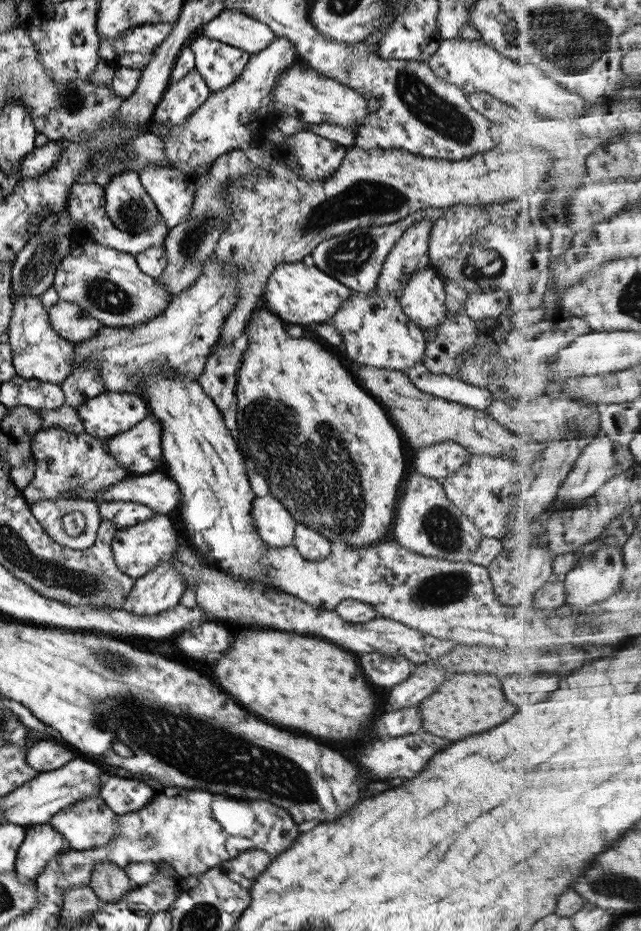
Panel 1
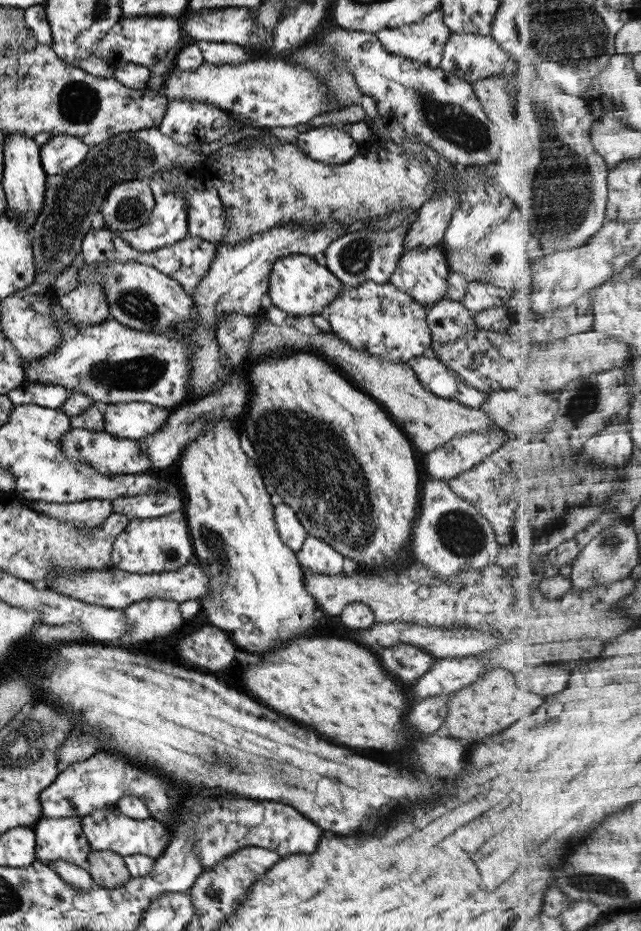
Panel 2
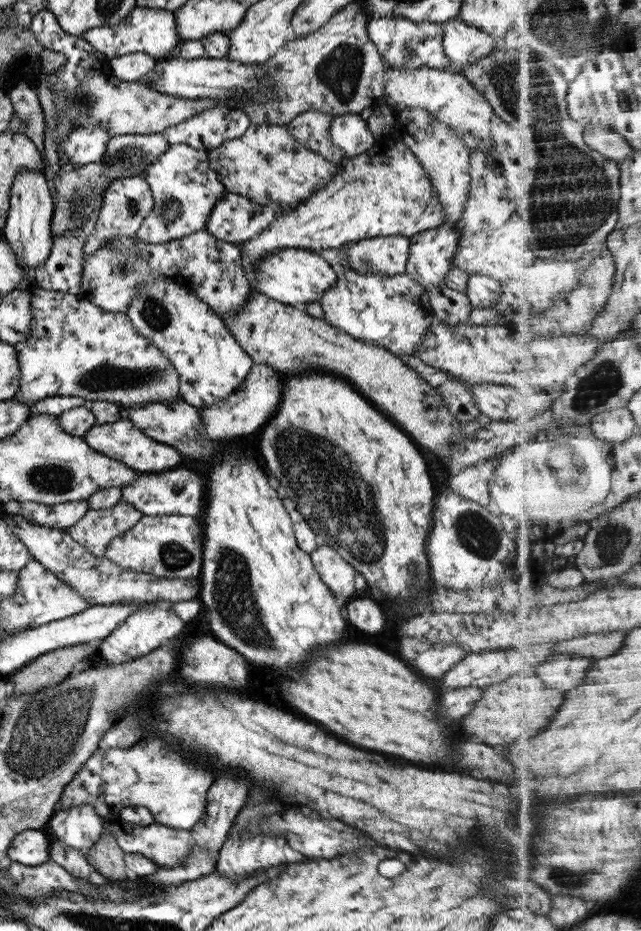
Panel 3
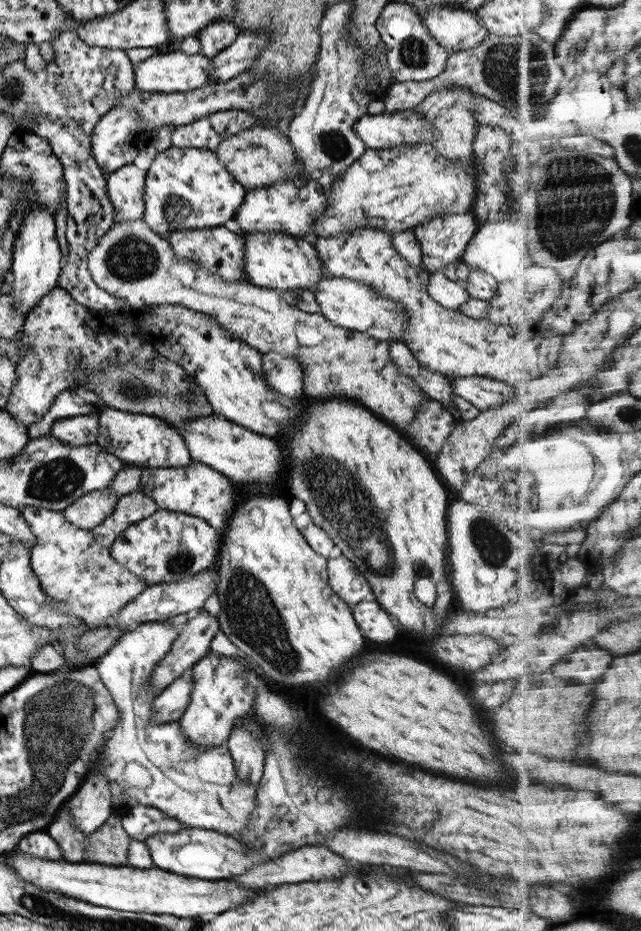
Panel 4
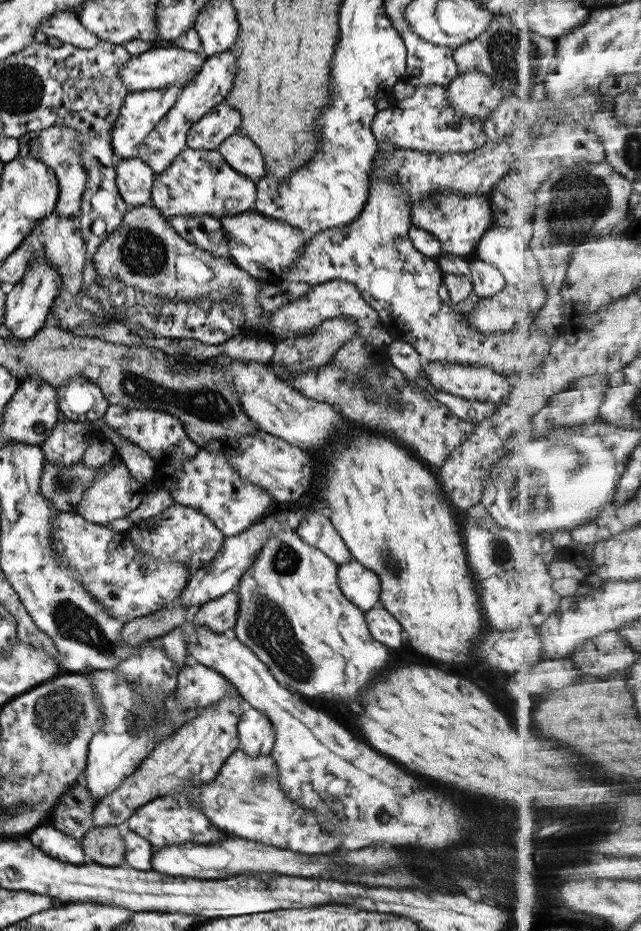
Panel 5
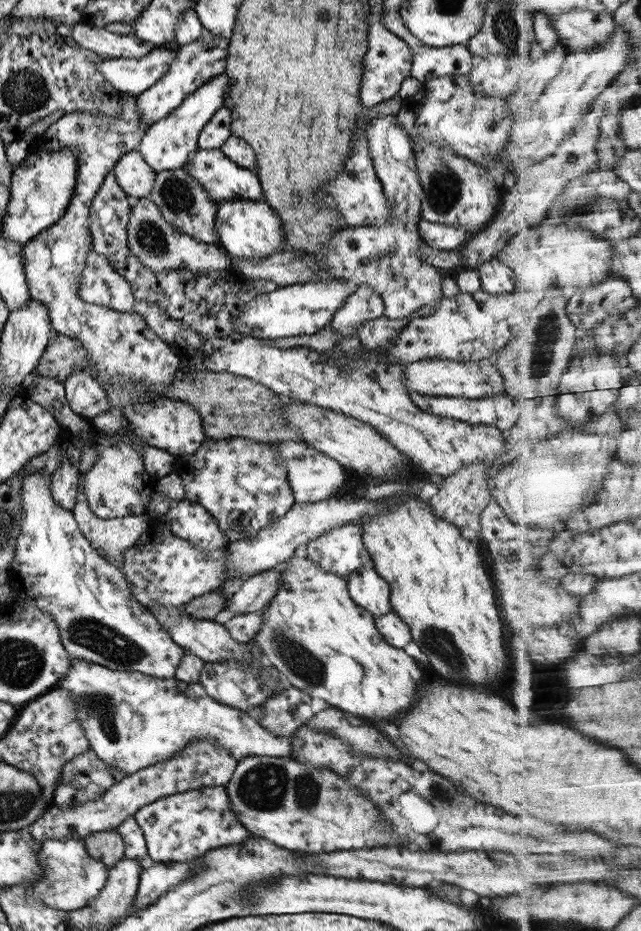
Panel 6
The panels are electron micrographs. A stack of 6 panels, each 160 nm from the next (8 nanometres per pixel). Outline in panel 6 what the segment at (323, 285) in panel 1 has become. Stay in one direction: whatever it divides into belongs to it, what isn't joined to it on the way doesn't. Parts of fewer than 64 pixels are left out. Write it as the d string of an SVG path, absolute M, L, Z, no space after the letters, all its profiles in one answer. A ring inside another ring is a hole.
M222 200L216 205L214 225L218 234L217 245L235 258L265 258L272 252L285 249L279 217L267 203L260 200Z

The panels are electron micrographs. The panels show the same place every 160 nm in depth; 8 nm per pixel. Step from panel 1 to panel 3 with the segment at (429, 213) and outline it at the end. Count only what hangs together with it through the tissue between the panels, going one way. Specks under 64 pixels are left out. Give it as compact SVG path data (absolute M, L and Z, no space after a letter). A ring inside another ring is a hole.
M401 235L373 237L348 243L344 253L356 273L381 272L390 277L404 272L409 243L408 237Z

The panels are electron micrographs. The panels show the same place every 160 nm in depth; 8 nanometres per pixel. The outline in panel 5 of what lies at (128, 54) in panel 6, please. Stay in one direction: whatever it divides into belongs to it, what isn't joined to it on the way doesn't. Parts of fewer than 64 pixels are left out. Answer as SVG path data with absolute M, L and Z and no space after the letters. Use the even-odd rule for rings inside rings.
M73 10L54 12L45 22L36 26L37 32L45 32L62 41L82 49L92 49L101 41L96 34L87 30L78 20Z

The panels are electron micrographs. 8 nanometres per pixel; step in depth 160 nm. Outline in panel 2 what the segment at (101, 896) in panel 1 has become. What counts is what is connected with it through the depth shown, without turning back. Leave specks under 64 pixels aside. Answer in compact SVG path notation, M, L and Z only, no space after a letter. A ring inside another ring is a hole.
M95 850L87 855L87 873L101 888L117 888L130 879L123 858L110 850Z

